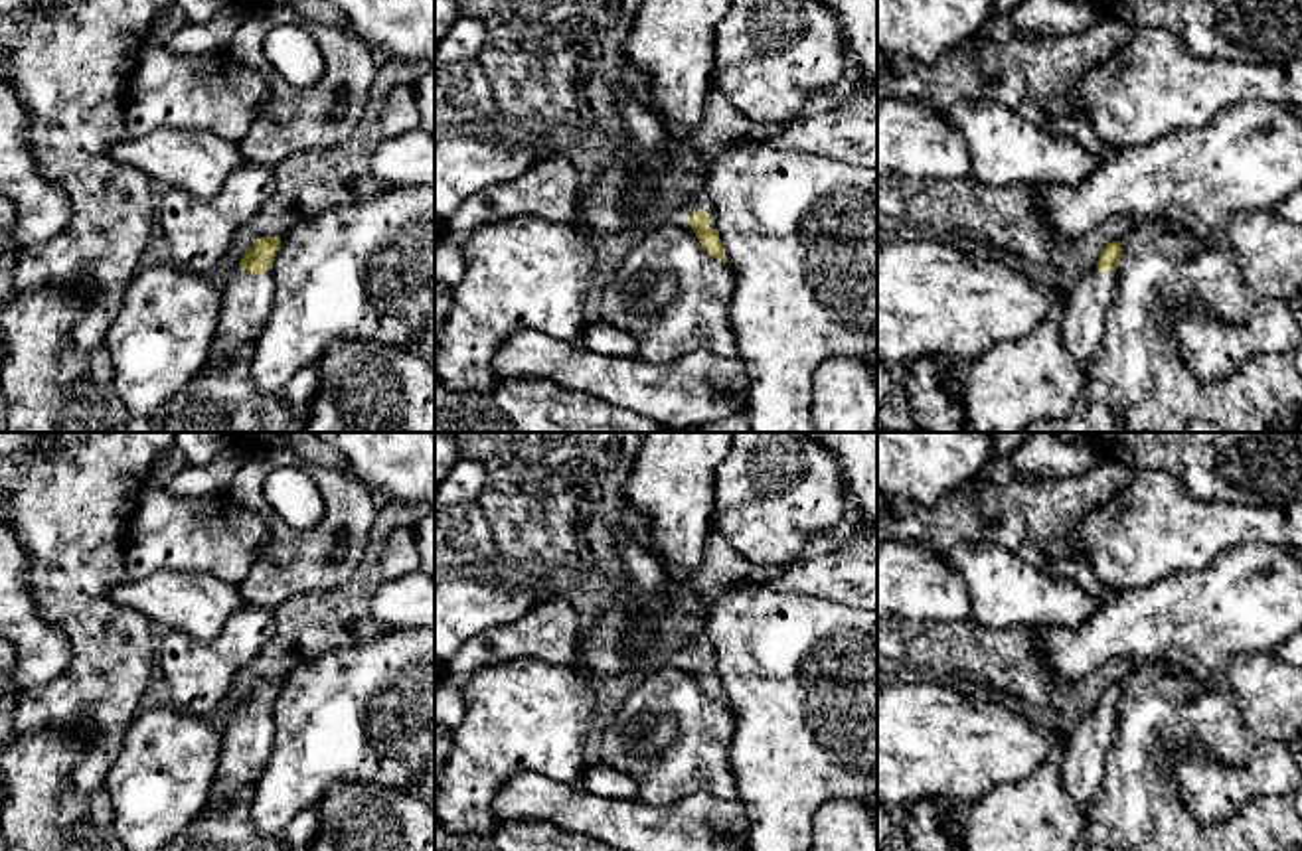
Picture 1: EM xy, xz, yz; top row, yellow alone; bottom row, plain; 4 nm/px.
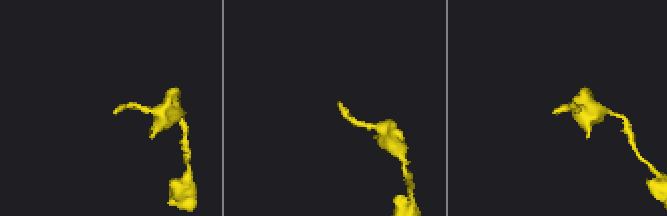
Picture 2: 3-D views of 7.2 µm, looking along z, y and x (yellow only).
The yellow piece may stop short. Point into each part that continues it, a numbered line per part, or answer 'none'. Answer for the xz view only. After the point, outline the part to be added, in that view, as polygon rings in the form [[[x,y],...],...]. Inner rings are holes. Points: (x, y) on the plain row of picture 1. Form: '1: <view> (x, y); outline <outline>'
1: xz (688, 648); outline [[[703,636],[684,642],[682,648],[670,658],[668,663],[693,675],[688,659],[697,652],[705,652],[711,661],[709,669],[717,671],[715,650]]]

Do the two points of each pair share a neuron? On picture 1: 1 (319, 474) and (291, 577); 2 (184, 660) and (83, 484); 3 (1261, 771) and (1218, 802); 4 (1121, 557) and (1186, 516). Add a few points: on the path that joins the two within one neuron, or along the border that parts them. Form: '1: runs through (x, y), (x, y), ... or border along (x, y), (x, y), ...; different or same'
1: runs through (334, 500), (334, 528), (313, 551); same
2: border along (155, 648), (159, 674); different
3: runs through (1251, 780), (1227, 792); same
4: runs through (1137, 541), (1154, 528), (1170, 528); same

